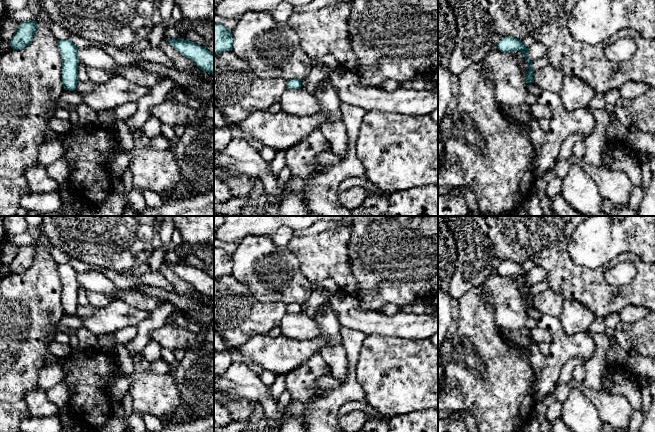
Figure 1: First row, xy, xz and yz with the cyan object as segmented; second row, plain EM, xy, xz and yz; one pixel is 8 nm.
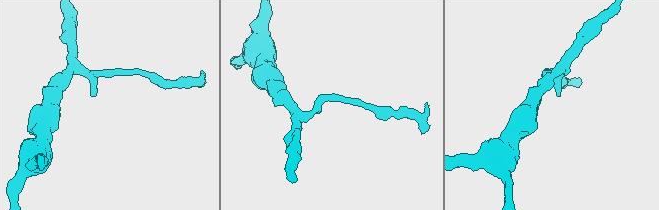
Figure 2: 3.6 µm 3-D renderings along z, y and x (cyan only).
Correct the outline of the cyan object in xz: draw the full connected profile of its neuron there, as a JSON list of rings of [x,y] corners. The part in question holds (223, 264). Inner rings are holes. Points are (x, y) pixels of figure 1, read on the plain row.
[[[214,247],[214,279],[232,275],[232,257],[221,248]]]

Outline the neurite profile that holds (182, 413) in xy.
[[[180,403],[175,411],[166,418],[160,418],[165,424],[168,422],[183,423],[190,421],[192,410],[189,406]]]

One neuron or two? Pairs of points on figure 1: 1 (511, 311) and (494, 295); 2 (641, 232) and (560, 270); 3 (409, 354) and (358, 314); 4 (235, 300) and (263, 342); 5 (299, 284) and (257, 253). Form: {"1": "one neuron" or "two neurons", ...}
{"1": "one neuron", "2": "two neurons", "3": "two neurons", "4": "two neurons", "5": "one neuron"}

